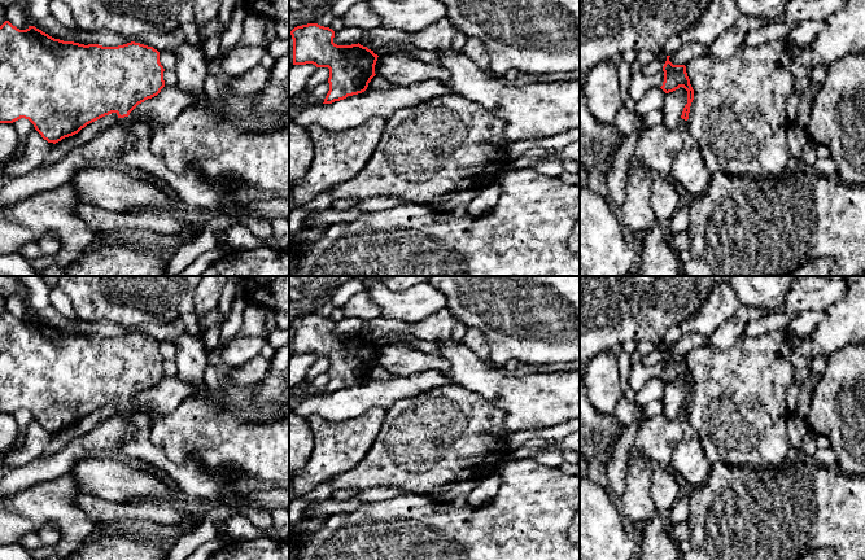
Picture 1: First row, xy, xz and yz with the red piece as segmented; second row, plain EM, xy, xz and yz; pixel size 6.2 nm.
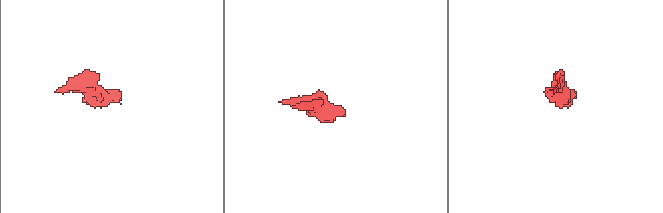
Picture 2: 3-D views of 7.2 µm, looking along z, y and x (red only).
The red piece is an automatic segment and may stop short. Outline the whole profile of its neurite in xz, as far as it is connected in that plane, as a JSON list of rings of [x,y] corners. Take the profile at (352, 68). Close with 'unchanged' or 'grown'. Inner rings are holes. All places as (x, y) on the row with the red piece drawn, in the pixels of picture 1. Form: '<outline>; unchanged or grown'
[[[318,23],[297,26],[293,39],[293,65],[313,64],[329,69],[329,91],[323,104],[332,104],[348,96],[362,93],[376,75],[377,54],[358,44],[337,45],[335,31]]]; unchanged

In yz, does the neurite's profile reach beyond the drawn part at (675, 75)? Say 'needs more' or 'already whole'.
already whole

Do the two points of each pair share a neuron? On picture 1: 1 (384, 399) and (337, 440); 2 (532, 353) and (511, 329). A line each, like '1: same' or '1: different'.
1: different
2: same

